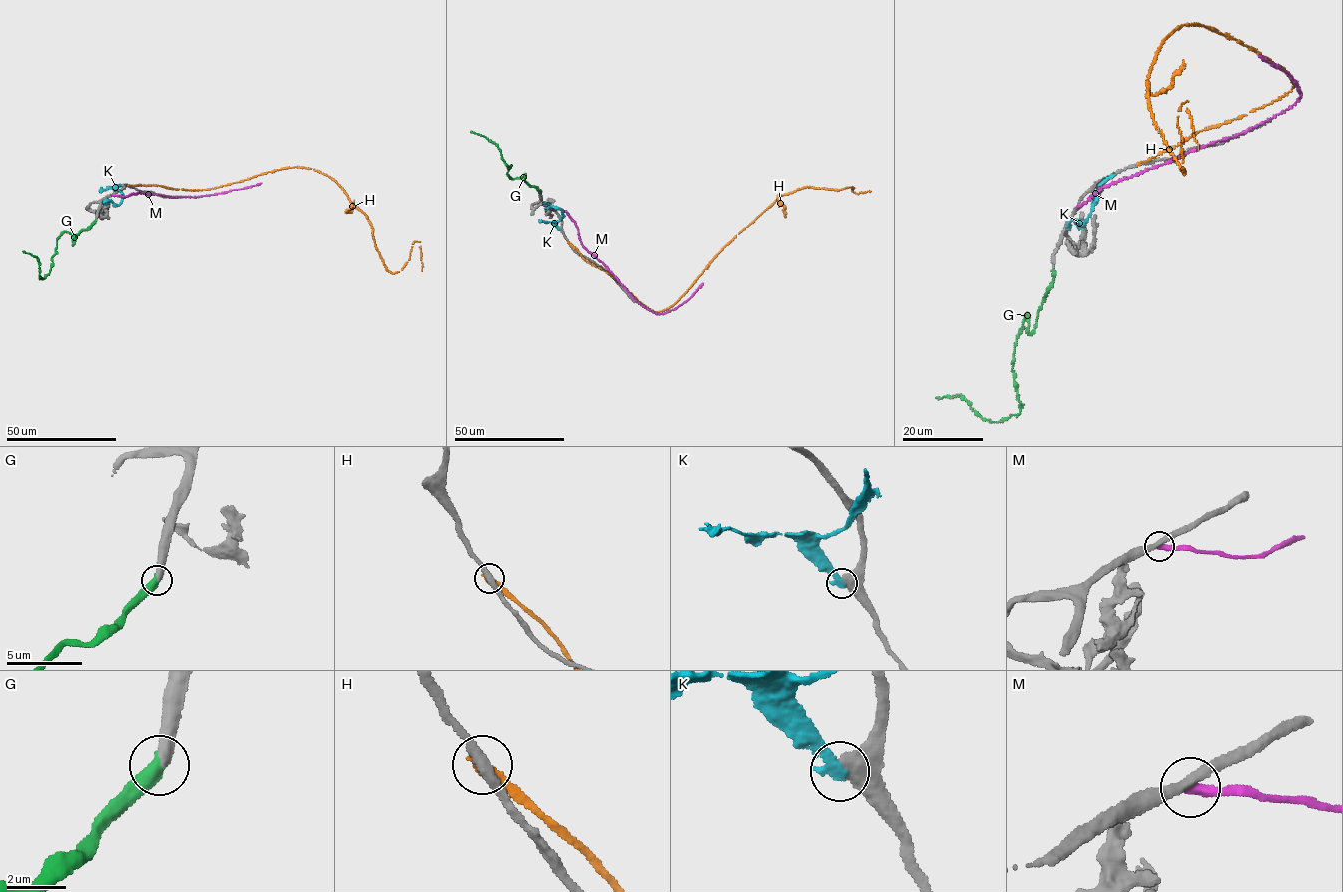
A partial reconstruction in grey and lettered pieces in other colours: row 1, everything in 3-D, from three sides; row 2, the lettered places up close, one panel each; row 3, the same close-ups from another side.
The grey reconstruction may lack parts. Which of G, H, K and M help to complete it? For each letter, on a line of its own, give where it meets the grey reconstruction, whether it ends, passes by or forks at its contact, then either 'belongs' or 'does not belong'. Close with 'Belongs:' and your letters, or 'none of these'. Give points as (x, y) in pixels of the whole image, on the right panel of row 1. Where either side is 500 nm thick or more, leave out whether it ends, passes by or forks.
G: contact (1053, 271); it ends; belongs
H: contact (1139, 164); it ends; does not belong
K: contact (1112, 176); it ends; does not belong
M: contact (1077, 208); it ends; does not belong
Belongs: G

